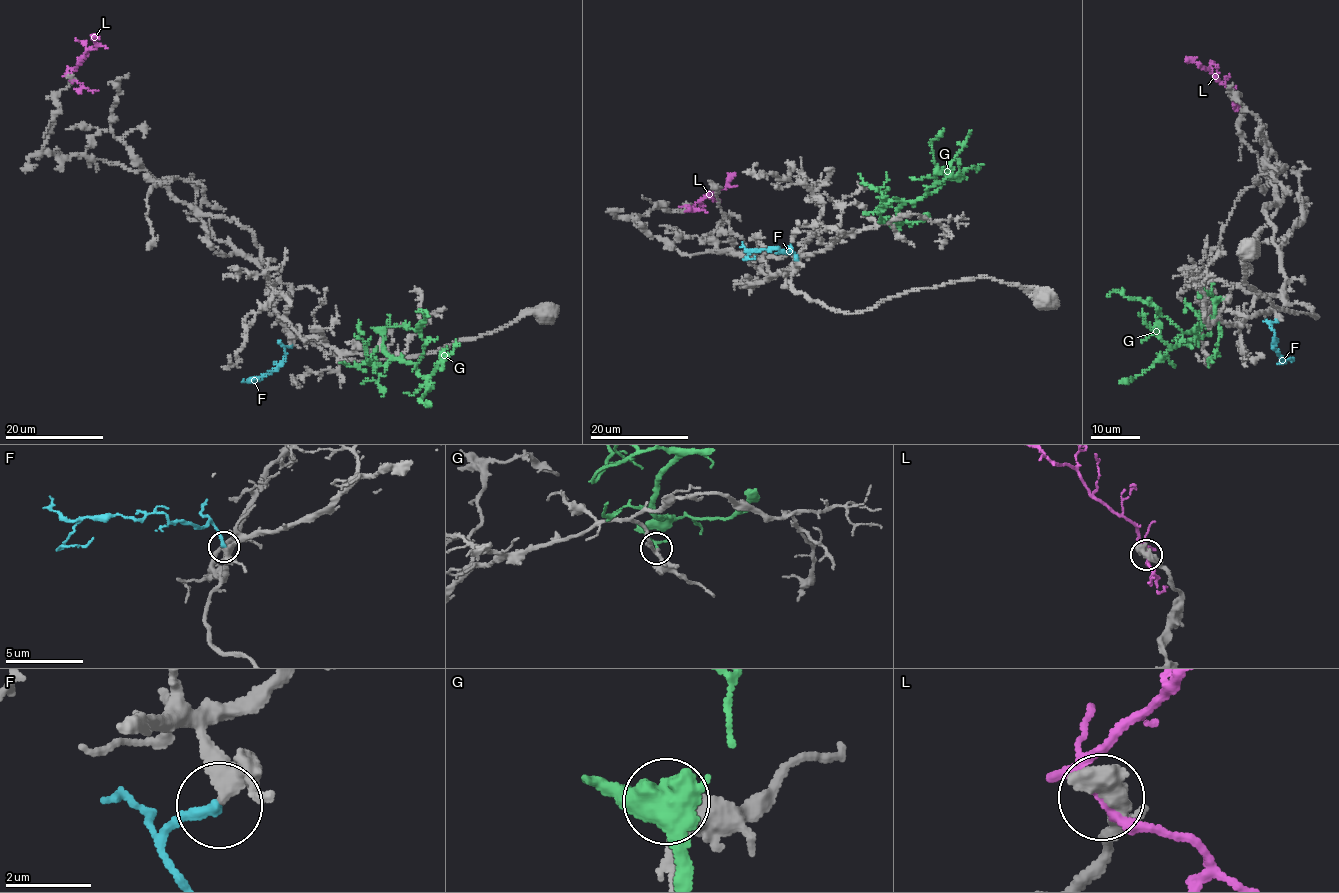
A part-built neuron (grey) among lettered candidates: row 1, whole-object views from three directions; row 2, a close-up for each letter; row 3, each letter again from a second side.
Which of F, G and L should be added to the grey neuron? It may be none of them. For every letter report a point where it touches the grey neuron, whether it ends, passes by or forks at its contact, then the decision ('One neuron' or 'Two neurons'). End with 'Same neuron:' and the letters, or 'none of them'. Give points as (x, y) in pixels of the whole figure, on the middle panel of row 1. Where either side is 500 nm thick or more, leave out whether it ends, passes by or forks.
F: Touches grey at (796, 259). It ends there. One neuron
G: Touches grey at (896, 231). It ends there. Two neurons
L: Touches grey at (686, 206). Two neurons
Same neuron: F

